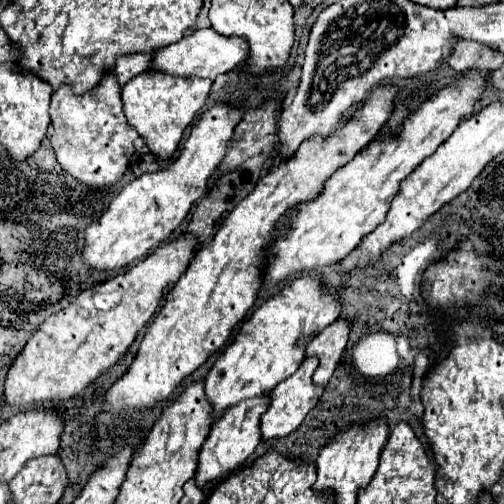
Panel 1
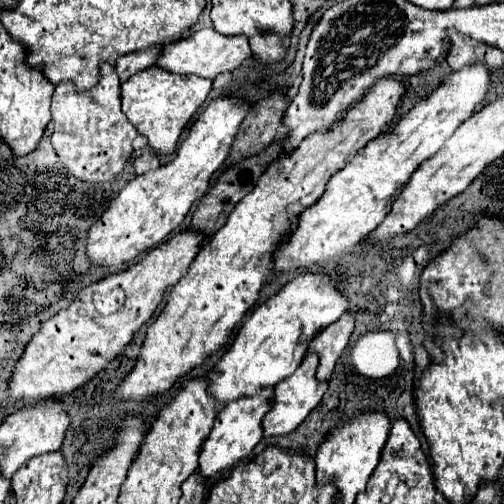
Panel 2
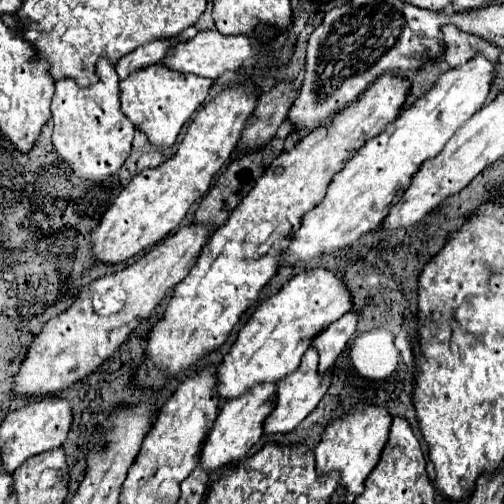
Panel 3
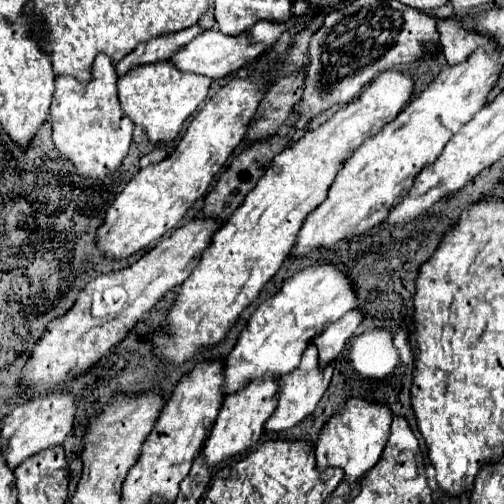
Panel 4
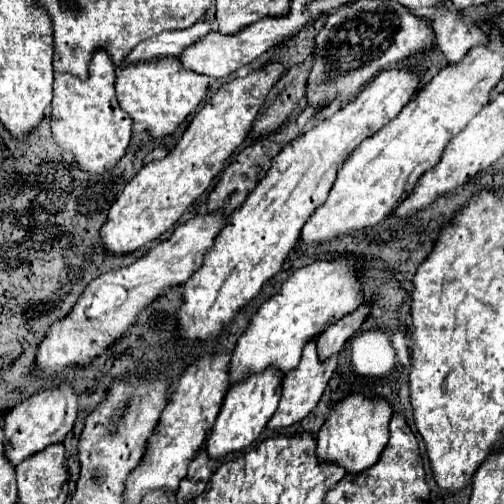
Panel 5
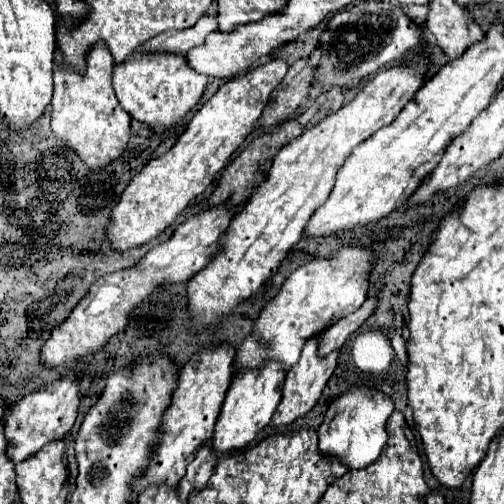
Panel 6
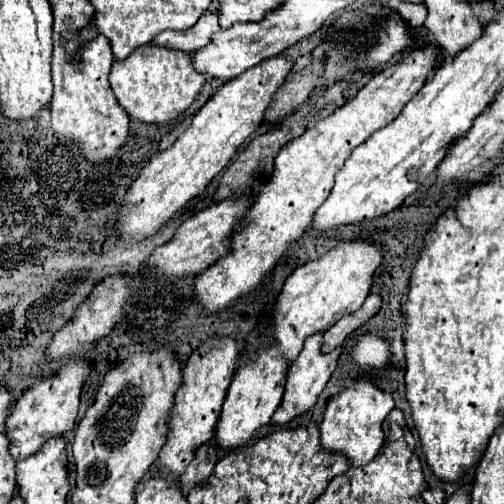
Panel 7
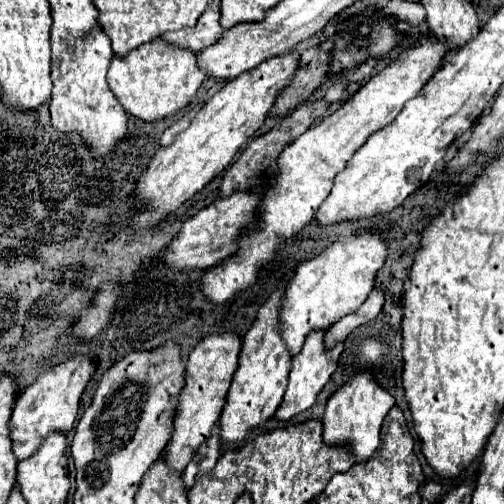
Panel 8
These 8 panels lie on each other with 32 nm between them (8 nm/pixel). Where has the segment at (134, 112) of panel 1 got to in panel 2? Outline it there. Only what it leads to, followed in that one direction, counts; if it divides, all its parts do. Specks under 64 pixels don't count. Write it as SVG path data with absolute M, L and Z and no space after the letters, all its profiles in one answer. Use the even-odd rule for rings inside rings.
M150 66L144 72L136 72L136 76L130 76L128 82L122 82L122 112L136 126L136 130L148 138L148 144L158 154L166 154L174 150L182 128L204 104L210 88L212 80L204 80L198 76L176 76L172 72L164 72L164 68Z

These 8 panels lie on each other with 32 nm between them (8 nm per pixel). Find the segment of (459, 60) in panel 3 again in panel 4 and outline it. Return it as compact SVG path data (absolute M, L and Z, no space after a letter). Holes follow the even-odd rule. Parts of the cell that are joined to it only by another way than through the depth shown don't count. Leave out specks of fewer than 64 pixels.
M456 16L440 18L440 24L436 24L436 28L440 32L440 52L446 56L450 66L464 62L480 46L486 48L488 52L496 50L490 38L464 28L456 20Z

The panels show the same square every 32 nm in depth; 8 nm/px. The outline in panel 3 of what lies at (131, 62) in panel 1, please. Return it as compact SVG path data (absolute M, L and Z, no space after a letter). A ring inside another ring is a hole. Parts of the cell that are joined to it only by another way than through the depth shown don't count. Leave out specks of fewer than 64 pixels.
M192 26L192 28L184 30L184 32L180 32L176 38L154 40L154 42L148 42L148 44L144 44L144 46L136 48L134 52L126 54L124 58L118 60L118 76L120 76L120 80L124 80L130 72L134 72L134 70L138 70L138 68L146 68L146 66L150 66L150 64L160 62L160 60L168 54L168 48L174 48L176 44L190 40L192 36L196 36L196 32L198 32L198 30Z

